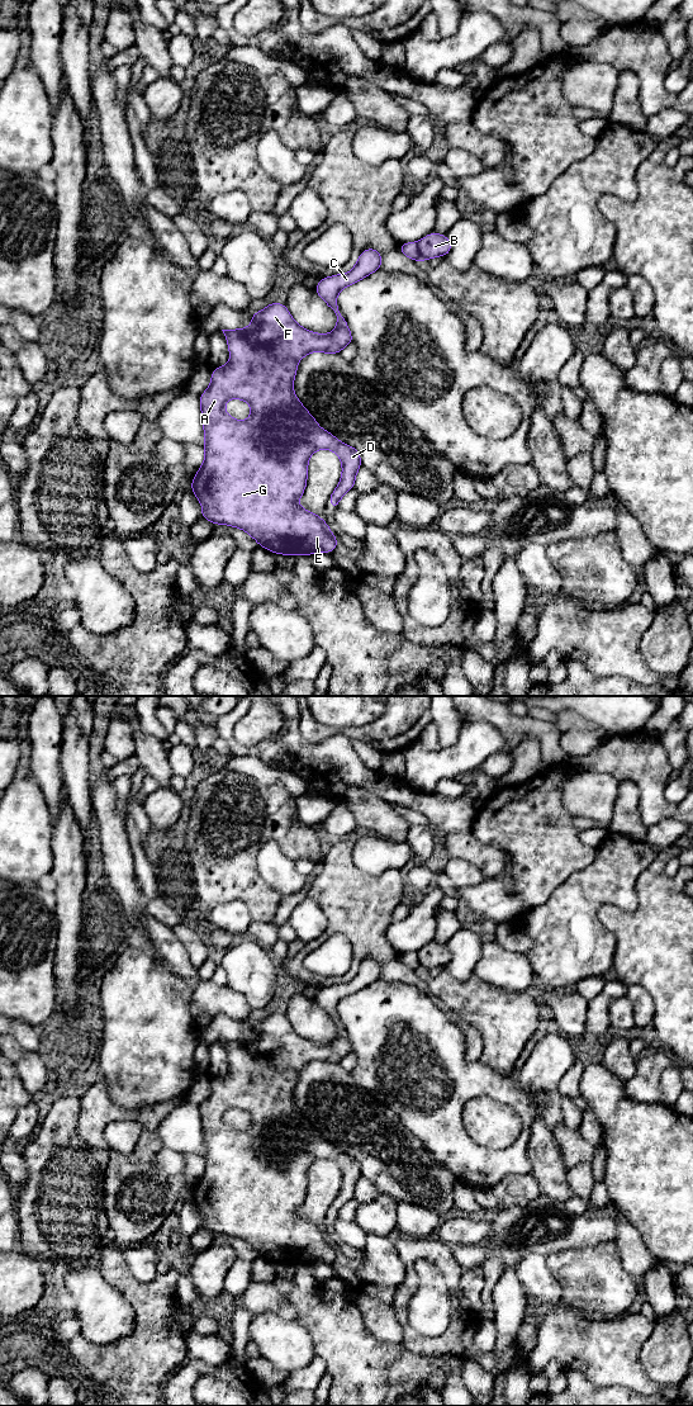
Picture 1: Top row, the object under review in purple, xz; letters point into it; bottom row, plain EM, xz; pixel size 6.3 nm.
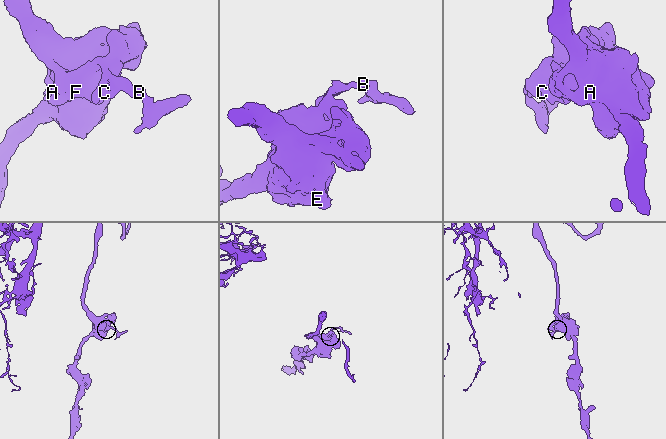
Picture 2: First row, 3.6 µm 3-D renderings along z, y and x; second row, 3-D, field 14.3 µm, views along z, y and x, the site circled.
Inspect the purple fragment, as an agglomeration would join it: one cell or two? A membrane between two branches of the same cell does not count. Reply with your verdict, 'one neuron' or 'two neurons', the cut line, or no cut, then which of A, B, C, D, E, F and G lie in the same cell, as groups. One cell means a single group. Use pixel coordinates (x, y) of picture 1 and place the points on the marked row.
two neurons | xz (417, 244), (421, 260) | A C D E F G / B

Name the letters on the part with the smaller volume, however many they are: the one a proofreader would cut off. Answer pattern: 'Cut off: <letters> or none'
Cut off: B

